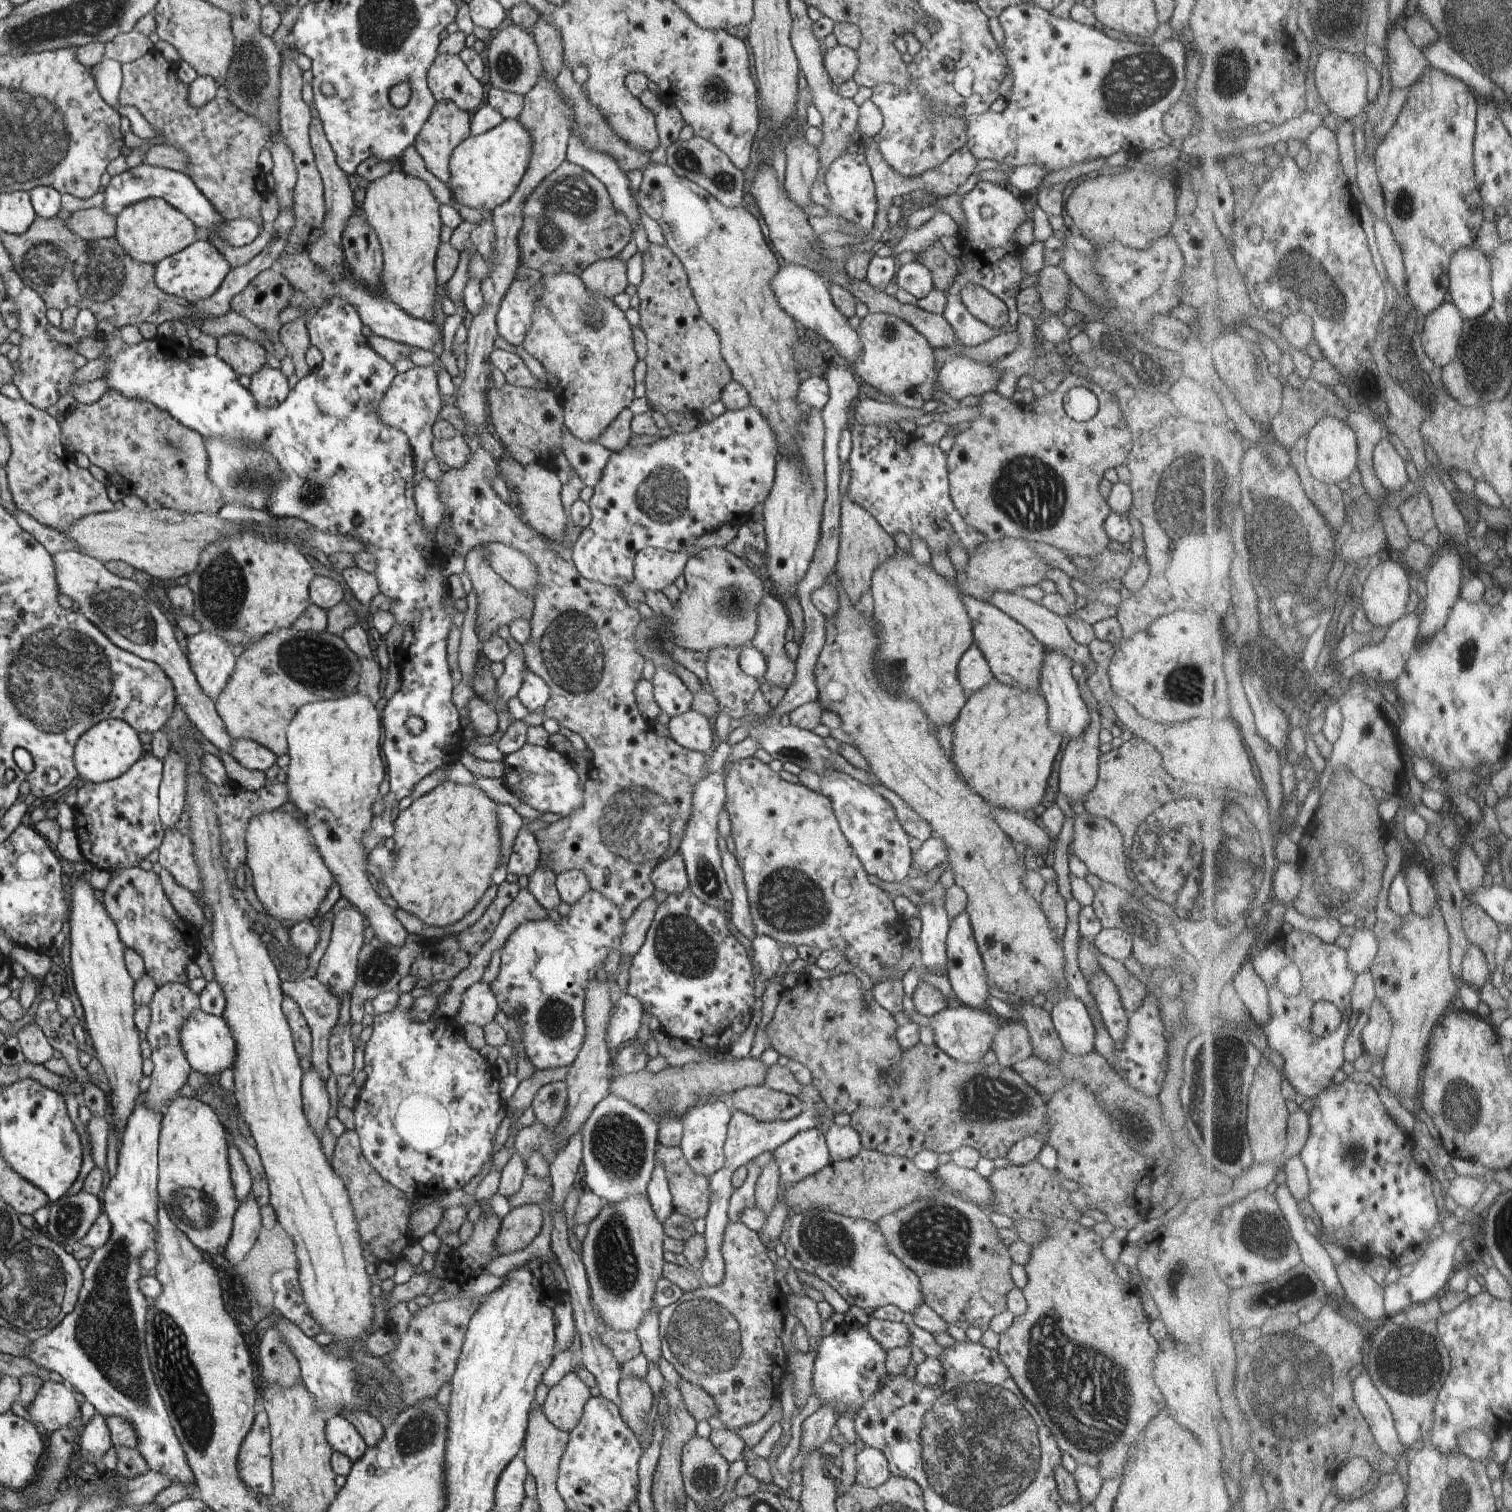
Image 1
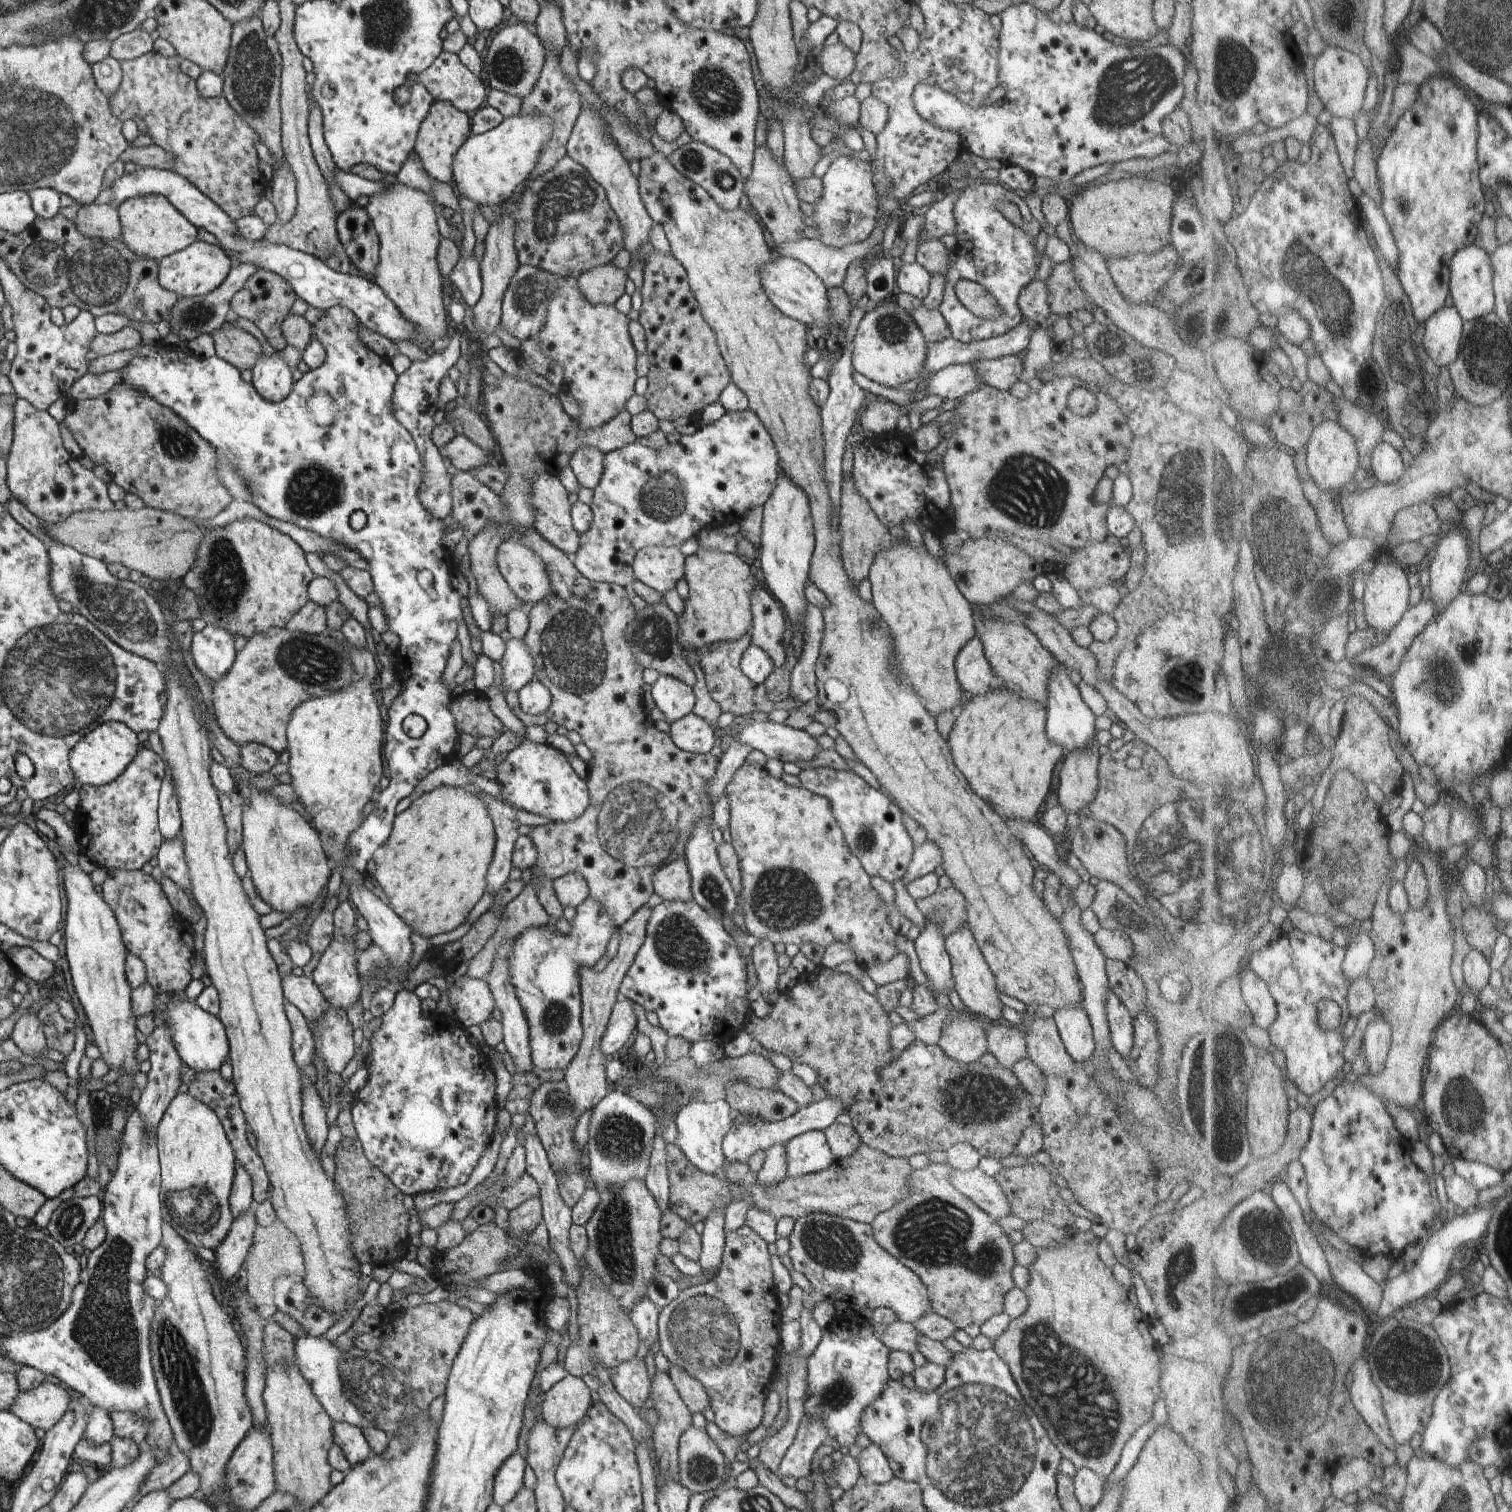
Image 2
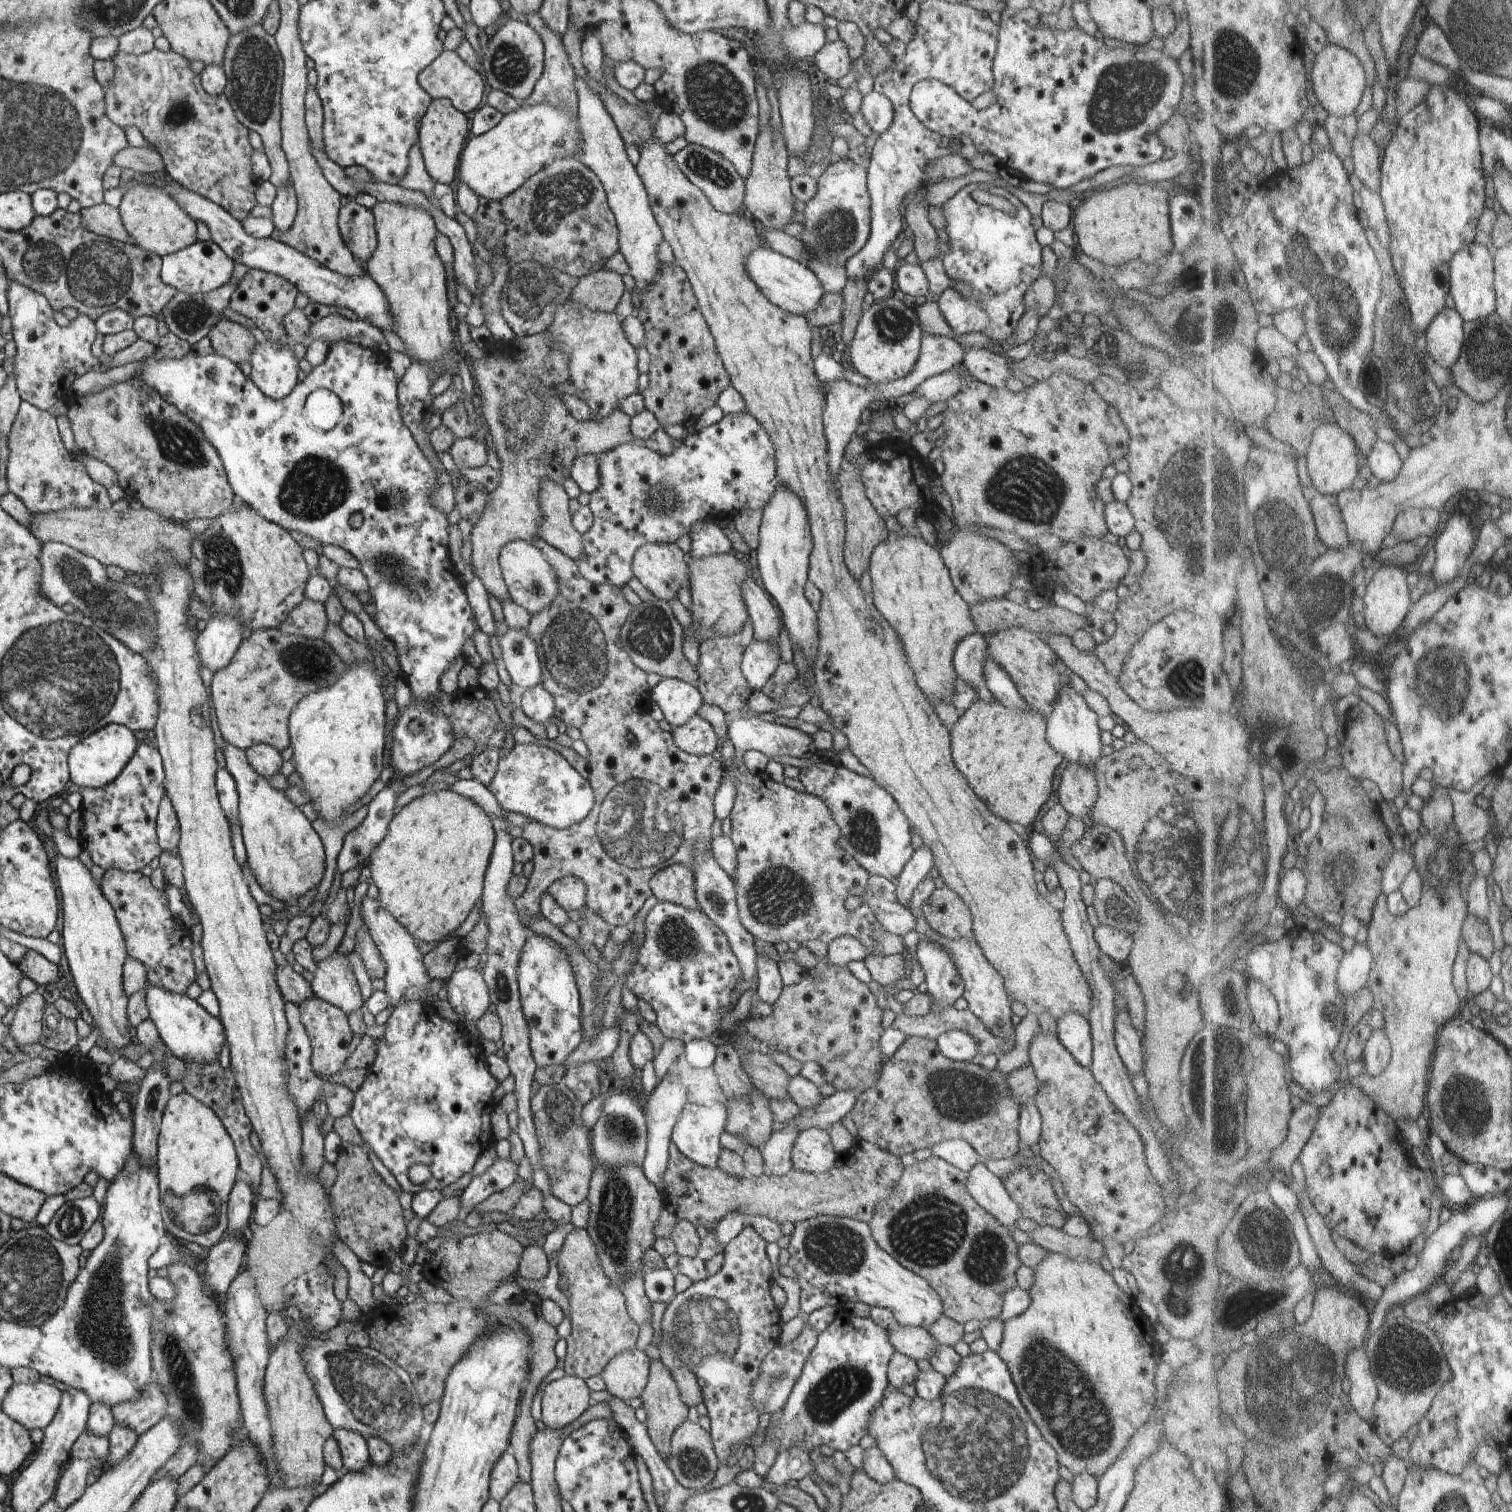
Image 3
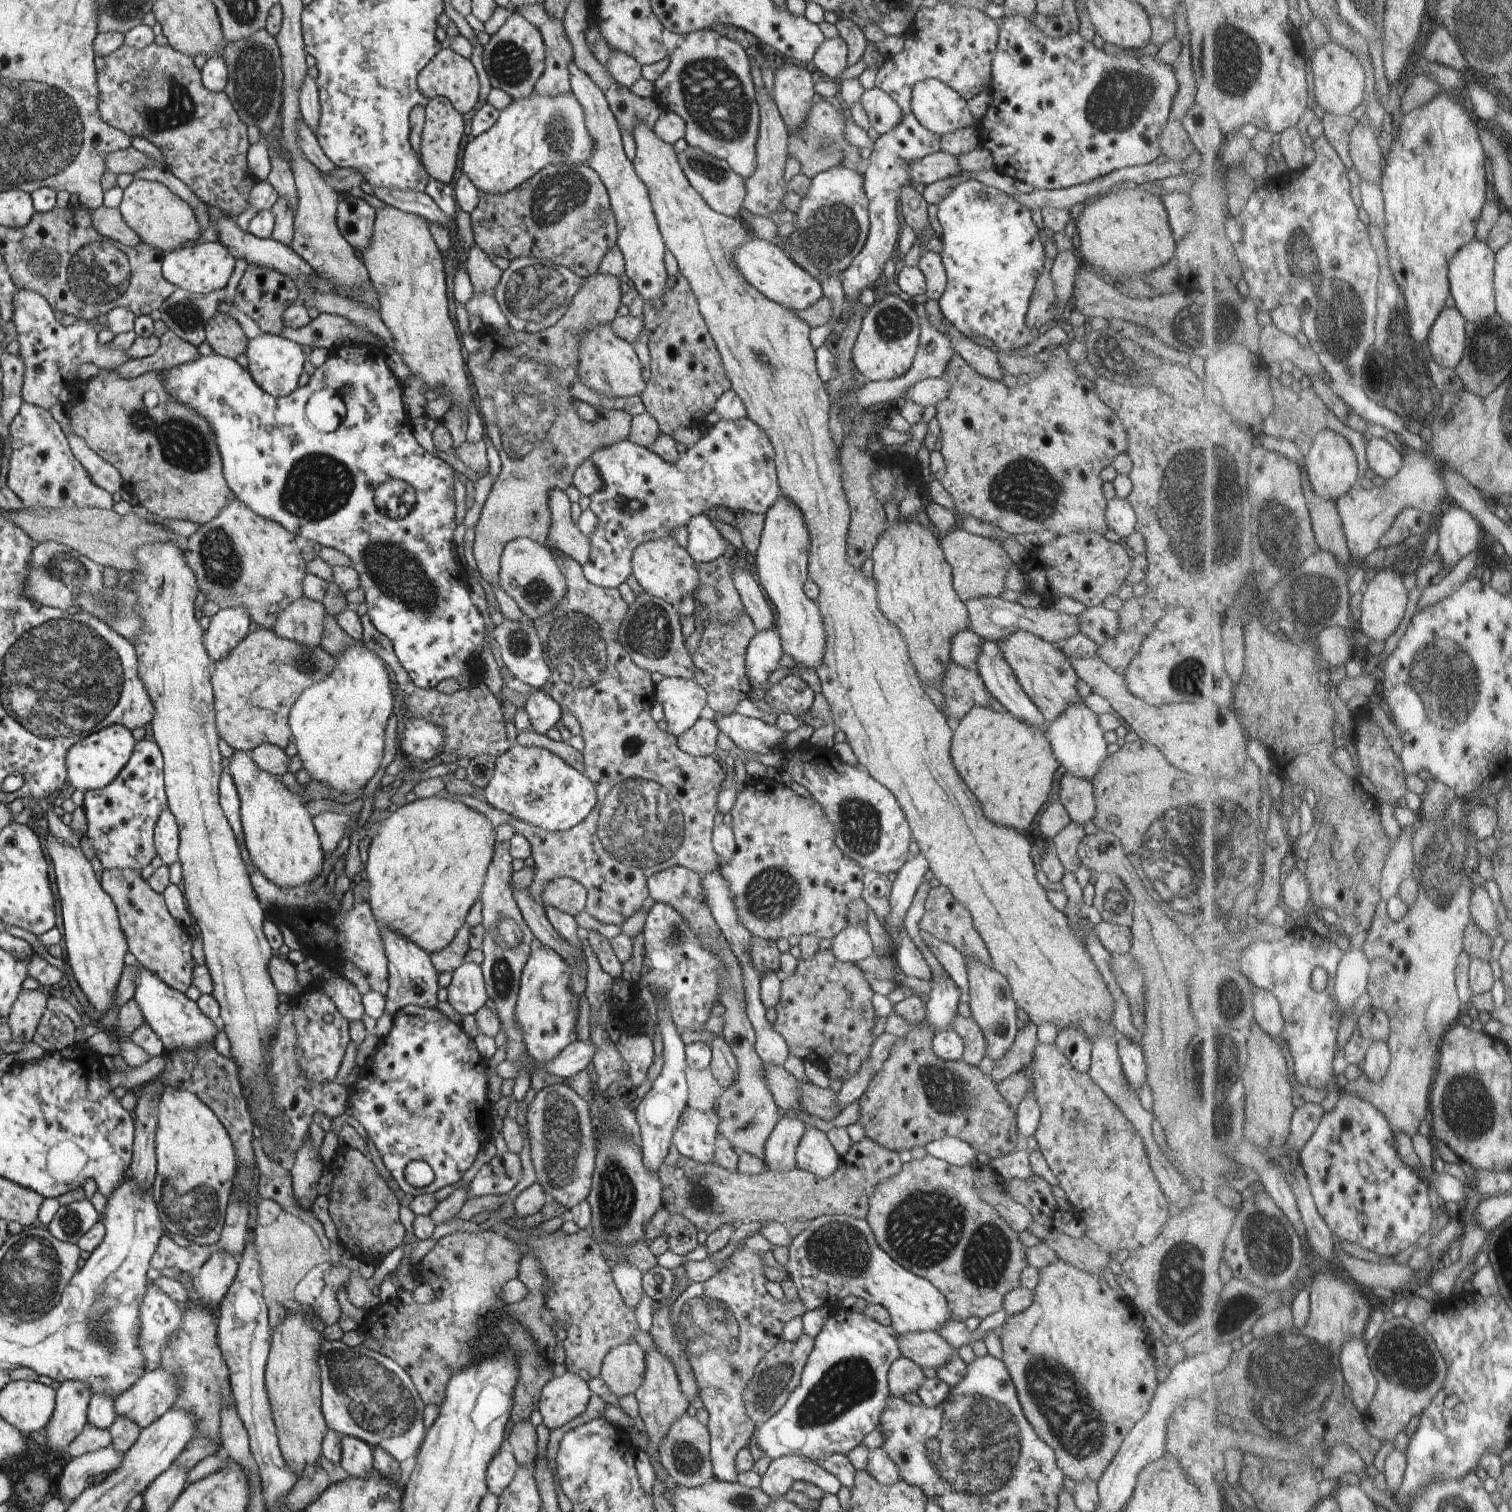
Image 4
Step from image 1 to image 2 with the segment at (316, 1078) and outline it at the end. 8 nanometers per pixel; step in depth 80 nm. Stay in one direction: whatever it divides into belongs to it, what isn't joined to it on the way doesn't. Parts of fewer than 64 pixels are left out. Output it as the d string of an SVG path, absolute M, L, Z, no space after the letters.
M315 1084L306 1085L305 1092L305 1131L309 1135L313 1149L320 1155L328 1134L327 1110Z

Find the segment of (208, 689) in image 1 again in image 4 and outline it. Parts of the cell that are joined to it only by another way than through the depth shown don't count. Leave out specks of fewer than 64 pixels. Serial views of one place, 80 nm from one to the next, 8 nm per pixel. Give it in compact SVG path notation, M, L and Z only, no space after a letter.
M222 607L210 617L210 624L204 631L204 642L215 664L225 659L245 638L251 622L248 609L244 607Z

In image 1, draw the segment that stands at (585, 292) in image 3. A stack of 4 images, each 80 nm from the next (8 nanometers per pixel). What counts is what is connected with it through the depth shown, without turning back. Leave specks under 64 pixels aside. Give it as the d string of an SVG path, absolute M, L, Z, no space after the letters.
M618 257L602 259L588 265L579 277L593 294L598 293L613 299L628 288L626 263Z

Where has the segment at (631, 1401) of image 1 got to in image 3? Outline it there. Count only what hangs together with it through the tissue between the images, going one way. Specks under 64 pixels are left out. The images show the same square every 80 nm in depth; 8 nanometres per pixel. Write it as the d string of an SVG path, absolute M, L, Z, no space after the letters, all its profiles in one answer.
M637 1348L617 1354L603 1370L606 1390L623 1401L640 1398L647 1385L651 1360Z

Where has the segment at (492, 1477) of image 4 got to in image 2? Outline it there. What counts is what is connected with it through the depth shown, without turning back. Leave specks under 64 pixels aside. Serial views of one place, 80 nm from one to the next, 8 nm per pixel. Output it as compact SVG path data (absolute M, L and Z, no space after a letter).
M513 1454L508 1457L498 1469L493 1484L493 1502L504 1508L523 1487L523 1478L527 1462L522 1454Z

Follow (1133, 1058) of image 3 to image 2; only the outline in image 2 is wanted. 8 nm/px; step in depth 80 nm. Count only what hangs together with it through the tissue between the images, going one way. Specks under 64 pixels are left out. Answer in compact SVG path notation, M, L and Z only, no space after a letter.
M1111 988L1107 994L1105 1011L1111 1034L1111 1044L1124 1059L1127 1059L1134 1040L1133 1016Z

